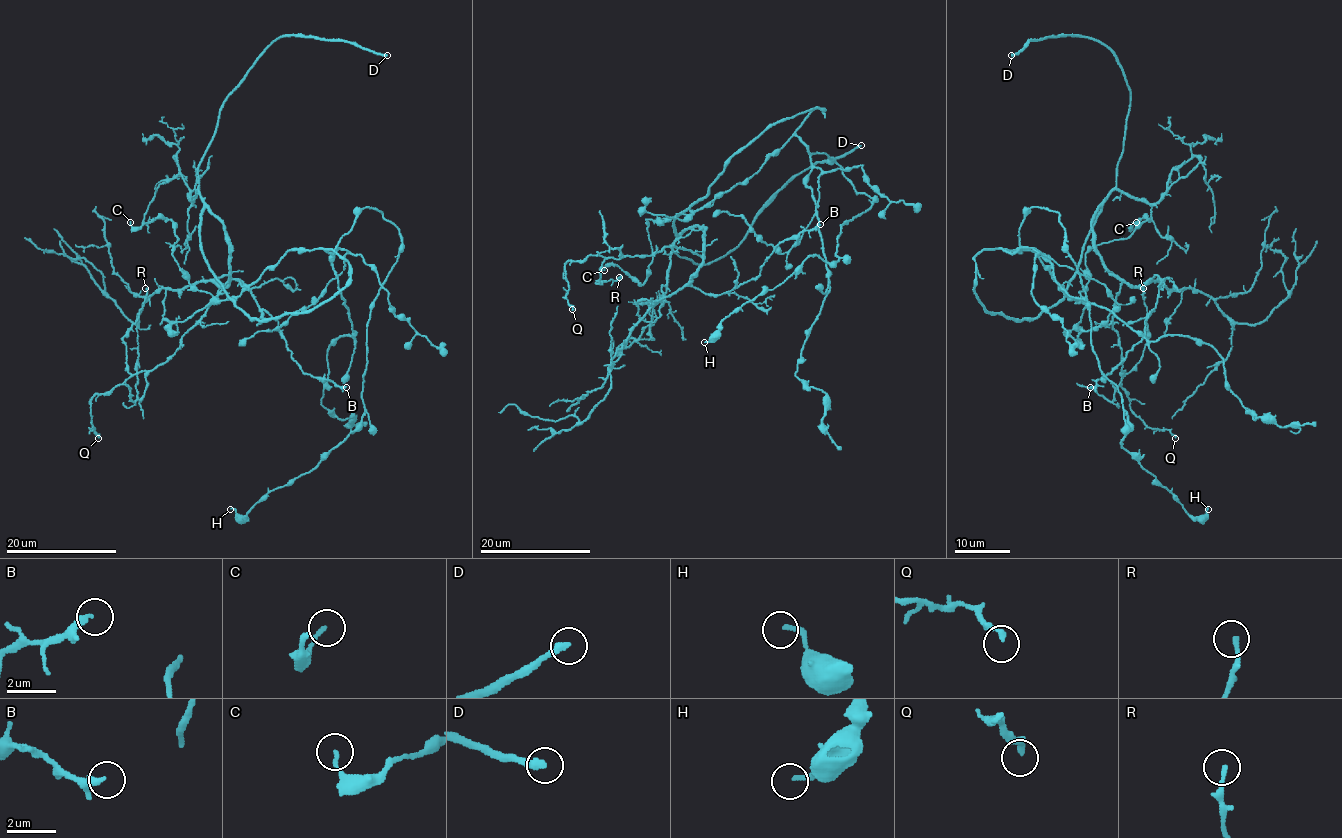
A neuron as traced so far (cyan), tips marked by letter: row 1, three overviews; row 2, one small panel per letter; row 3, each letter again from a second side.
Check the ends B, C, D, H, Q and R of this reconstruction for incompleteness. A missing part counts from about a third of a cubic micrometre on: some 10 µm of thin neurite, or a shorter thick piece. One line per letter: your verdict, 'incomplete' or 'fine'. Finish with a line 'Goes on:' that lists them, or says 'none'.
B: fine
C: fine
D: fine
H: fine
Q: fine
R: fine
Goes on: none

